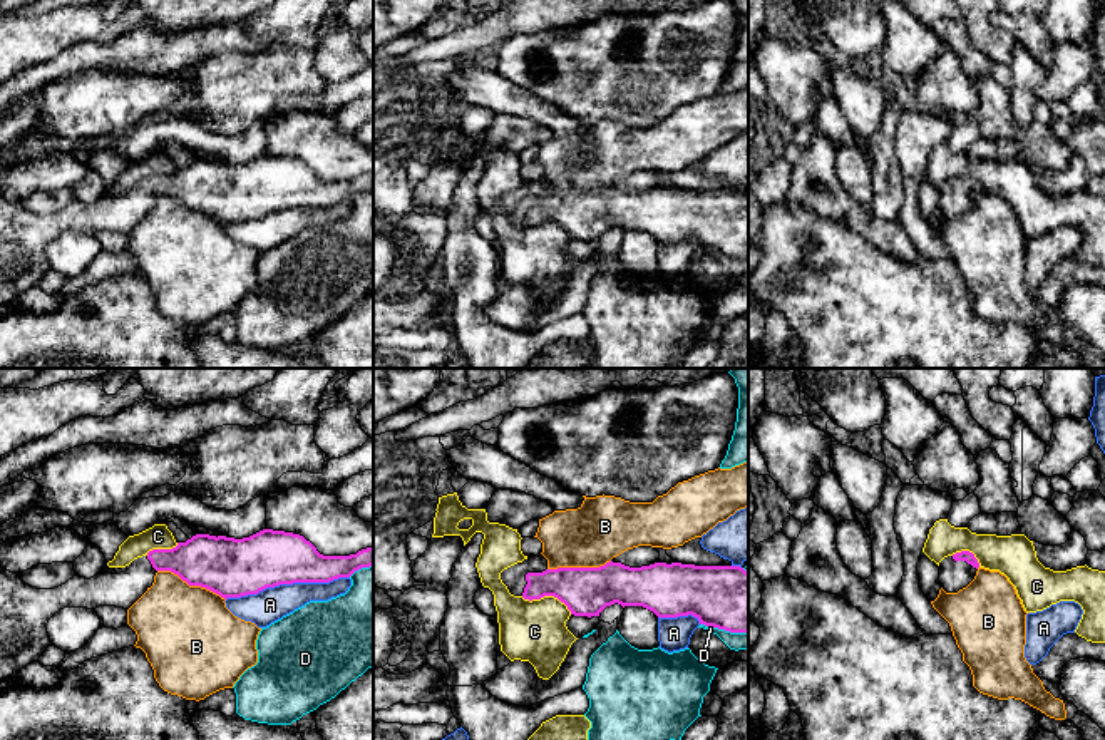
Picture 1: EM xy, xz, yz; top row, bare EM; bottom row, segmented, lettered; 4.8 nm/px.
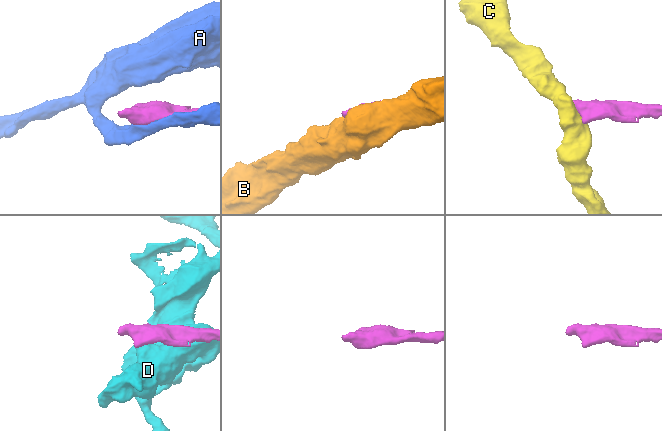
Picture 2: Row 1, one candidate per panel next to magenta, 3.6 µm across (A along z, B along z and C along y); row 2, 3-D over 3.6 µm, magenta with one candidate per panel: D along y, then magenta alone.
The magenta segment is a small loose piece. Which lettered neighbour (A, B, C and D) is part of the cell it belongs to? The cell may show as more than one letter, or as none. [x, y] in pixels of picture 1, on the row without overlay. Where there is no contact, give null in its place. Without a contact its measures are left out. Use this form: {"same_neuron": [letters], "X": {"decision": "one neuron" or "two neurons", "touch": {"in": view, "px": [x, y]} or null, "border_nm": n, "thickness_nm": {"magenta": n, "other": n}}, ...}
{"same_neuron": [], "A": {"decision": "two neurons", "touch": {"in": "xy", "px": [287, 208]}, "border_nm": 600, "thickness_nm": {"magenta": 280, "other": 160}}, "B": {"decision": "two neurons", "touch": {"in": "xy", "px": [191, 210]}, "border_nm": 360, "thickness_nm": {"magenta": 280, "other": 460}}, "C": {"decision": "two neurons", "touch": {"in": "xz", "px": [548, 220]}, "border_nm": 260, "thickness_nm": {"magenta": 240, "other": 300}}, "D": {"decision": "two neurons", "touch": {"in": "xz", "px": [724, 253]}, "border_nm": 240, "thickness_nm": {"magenta": 300, "other": 80}}}

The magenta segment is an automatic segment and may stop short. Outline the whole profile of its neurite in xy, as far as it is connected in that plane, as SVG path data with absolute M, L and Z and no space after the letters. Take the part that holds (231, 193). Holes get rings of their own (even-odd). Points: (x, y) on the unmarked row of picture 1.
M263 154L243 164L196 159L172 174L152 174L126 193L105 193L90 204L74 201L54 214L32 213L0 191L0 305L15 303L52 270L47 248L55 238L64 233L95 234L99 231L129 234L152 211L157 196L171 196L189 211L206 213L228 224L258 219L280 209L330 208L370 191L373 191L373 172L350 181L323 181L303 161L273 154Z

